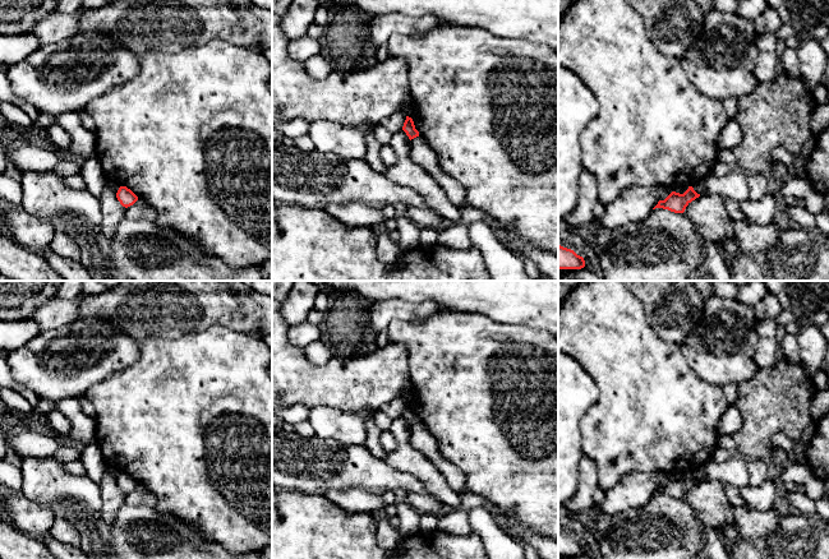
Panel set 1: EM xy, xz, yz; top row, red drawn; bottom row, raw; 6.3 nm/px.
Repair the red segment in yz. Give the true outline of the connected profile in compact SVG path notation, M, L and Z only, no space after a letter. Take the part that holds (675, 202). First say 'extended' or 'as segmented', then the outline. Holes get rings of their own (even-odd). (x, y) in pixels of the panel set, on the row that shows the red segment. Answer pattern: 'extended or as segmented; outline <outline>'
as segmented; outline M688 186L683 194L672 191L664 200L659 200L653 209L663 208L674 213L683 213L686 207L699 197L700 194L692 186Z

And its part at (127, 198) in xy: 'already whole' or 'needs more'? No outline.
already whole

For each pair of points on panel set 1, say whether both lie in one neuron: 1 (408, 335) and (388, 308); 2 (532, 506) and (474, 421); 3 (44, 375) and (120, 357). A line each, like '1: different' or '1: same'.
1: different
2: same
3: same

